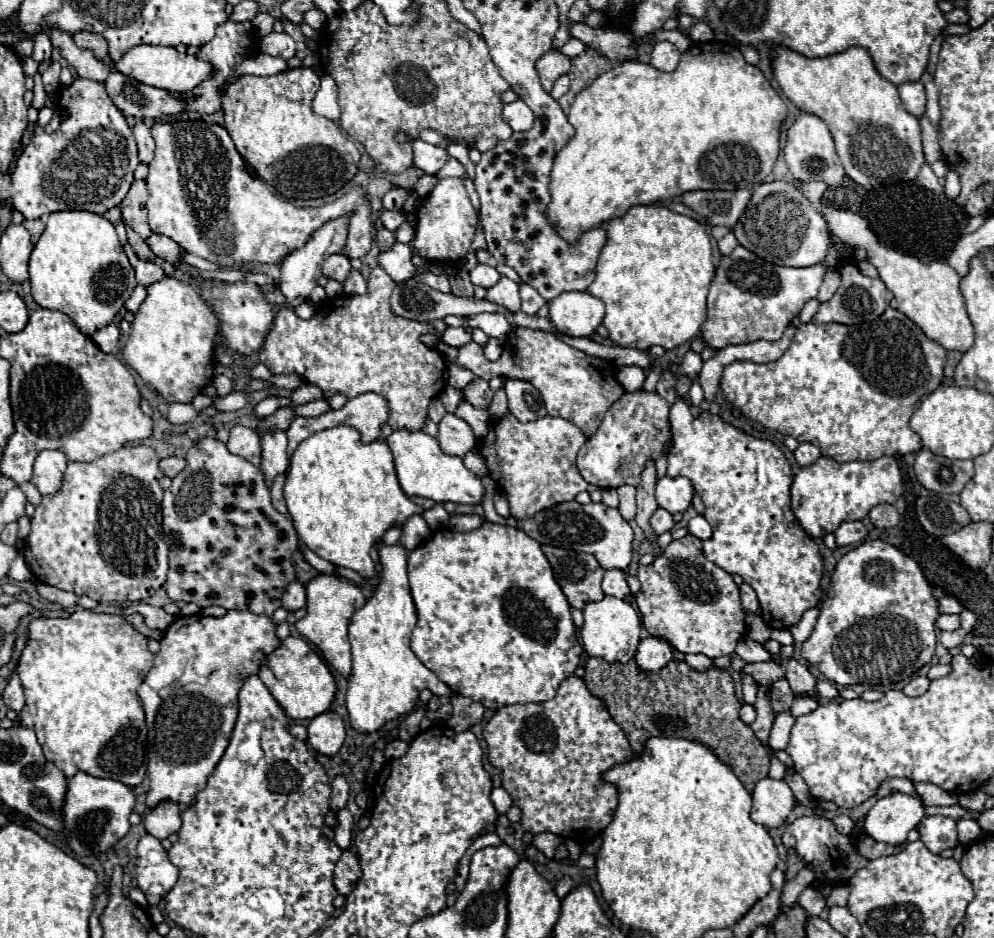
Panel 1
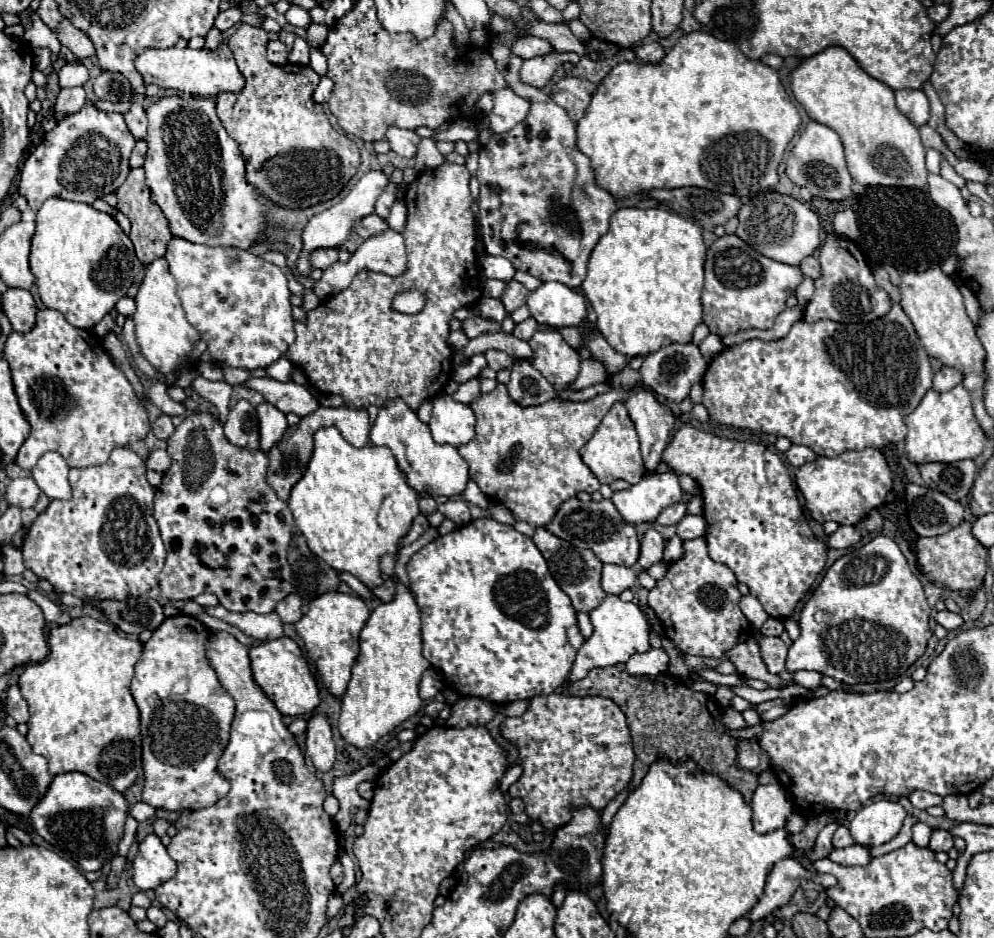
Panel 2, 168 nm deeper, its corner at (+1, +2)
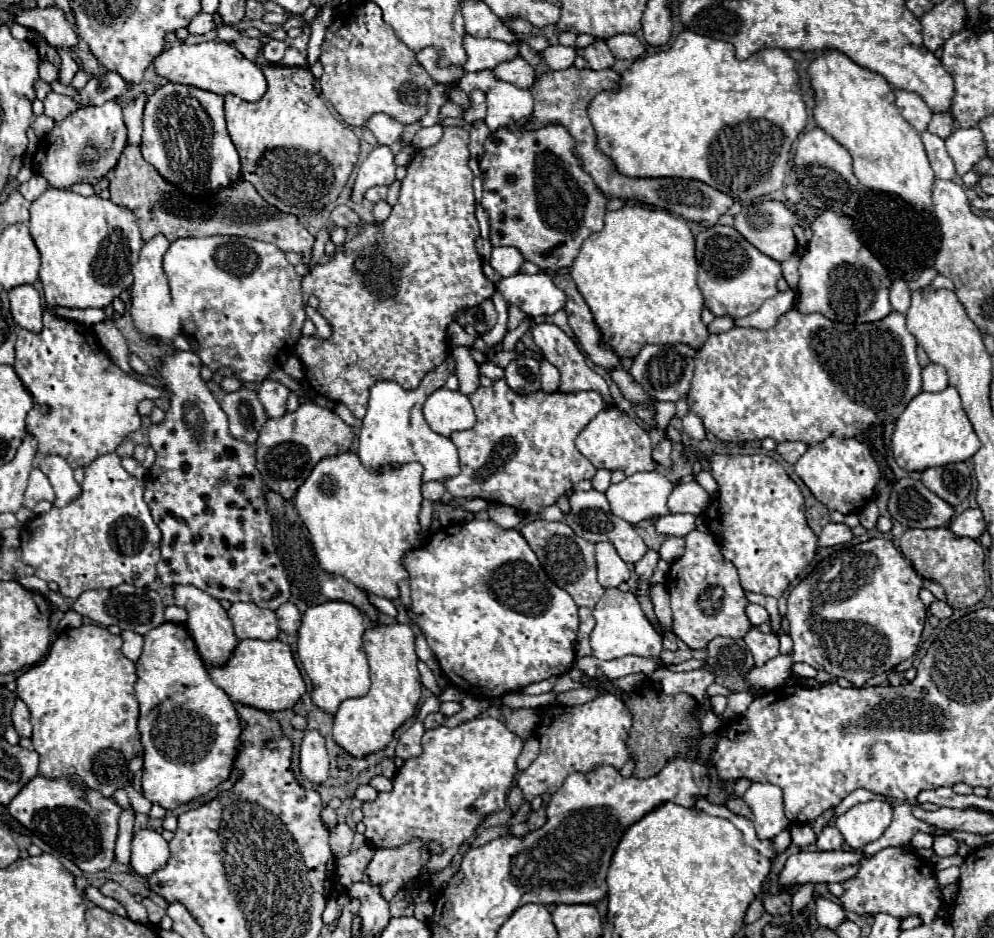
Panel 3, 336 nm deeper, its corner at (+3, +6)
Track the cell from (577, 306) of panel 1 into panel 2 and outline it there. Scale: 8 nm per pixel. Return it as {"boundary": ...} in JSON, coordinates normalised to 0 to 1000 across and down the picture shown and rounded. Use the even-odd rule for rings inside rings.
{"boundary":[[[545,302],[529,321],[541,344],[555,349],[581,349],[592,338],[592,323],[584,310],[565,302]]]}

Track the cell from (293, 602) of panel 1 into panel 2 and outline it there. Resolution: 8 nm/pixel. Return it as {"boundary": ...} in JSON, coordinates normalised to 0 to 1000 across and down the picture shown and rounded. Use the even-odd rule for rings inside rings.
{"boundary":[[[292,632],[290,636],[286,636],[284,641],[280,641],[278,645],[278,654],[282,656],[282,660],[286,664],[298,664],[304,658],[304,639],[298,632]]]}

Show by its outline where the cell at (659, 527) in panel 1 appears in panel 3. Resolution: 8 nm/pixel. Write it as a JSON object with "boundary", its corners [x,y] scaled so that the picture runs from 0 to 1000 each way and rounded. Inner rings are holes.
{"boundary":[[[696,511],[678,519],[672,530],[674,547],[696,547],[706,549],[714,536],[714,528]]]}

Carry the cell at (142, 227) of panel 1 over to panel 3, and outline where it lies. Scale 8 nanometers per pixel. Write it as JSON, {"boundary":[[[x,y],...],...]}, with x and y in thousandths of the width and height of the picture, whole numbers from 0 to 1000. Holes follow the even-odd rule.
{"boundary":[[[127,155],[119,170],[117,180],[113,180],[107,189],[111,193],[111,206],[113,206],[111,212],[119,219],[129,221],[137,229],[145,257],[153,255],[159,248],[167,251],[169,257],[177,257],[181,253],[239,251],[239,253],[254,253],[276,259],[284,268],[296,268],[296,270],[314,268],[316,253],[310,248],[308,240],[298,229],[282,227],[276,219],[270,219],[256,201],[256,197],[249,193],[239,191],[237,195],[217,204],[217,216],[205,210],[187,212],[185,204],[165,193],[165,189],[161,189],[161,184],[157,184],[157,180],[145,172],[139,155]]]}

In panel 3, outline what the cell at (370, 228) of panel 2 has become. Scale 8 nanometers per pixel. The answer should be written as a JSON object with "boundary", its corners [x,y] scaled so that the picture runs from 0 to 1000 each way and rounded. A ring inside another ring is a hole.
{"boundary":[[[340,219],[340,221],[336,221],[334,223],[334,227],[332,227],[332,236],[336,238],[336,240],[344,240],[344,242],[354,242],[354,240],[362,240],[364,236],[362,236],[362,231],[352,223],[352,221],[348,221],[348,219]]]}

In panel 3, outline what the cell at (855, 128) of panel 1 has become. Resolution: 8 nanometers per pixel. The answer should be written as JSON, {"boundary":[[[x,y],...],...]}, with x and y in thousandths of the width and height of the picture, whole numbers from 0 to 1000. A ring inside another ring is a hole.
{"boundary":[[[833,54],[819,63],[813,78],[821,99],[819,127],[825,138],[853,159],[865,197],[875,204],[897,206],[922,225],[938,223],[940,182],[934,174],[926,142],[903,120],[899,95],[893,86],[885,78],[865,71],[845,54]]]}

